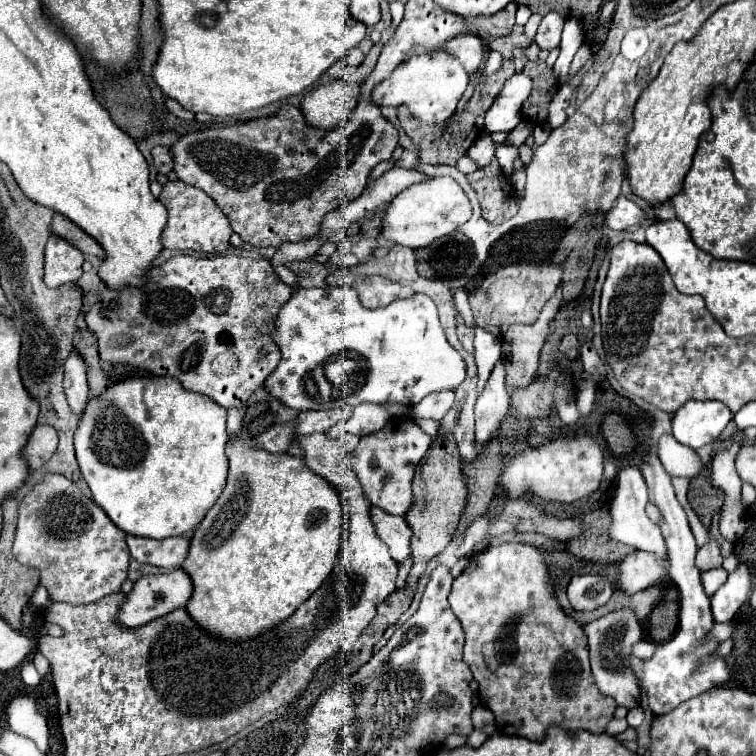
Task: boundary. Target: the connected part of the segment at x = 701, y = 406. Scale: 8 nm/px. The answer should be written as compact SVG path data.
M687 401L673 415L673 435L683 445L701 449L715 441L731 419L733 413L719 401Z

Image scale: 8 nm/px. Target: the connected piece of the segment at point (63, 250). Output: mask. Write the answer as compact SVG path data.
M51 235L45 247L45 283L59 287L83 275L85 255L59 235Z

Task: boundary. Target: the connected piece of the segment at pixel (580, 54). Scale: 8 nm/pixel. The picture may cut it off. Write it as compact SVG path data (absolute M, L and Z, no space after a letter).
M583 43L583 45L579 47L579 51L575 53L575 57L573 57L573 63L571 63L571 75L575 75L575 73L587 63L589 57L591 57L591 47L589 47L587 43Z

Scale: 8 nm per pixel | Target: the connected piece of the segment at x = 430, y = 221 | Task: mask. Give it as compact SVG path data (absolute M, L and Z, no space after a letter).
M433 177L425 183L415 183L407 187L385 211L383 221L383 235L385 239L405 245L405 247L425 247L431 245L435 239L445 237L453 231L459 231L471 219L471 201L467 199L465 191L459 183L451 177Z

